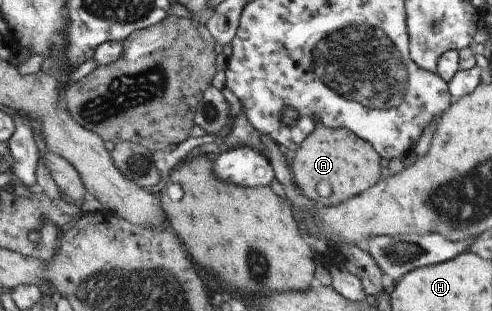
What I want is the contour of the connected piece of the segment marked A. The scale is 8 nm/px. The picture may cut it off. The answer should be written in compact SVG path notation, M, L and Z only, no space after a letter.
M344 128L313 129L295 149L290 163L291 179L310 201L329 206L350 199L372 187L380 175L379 155L367 141Z

